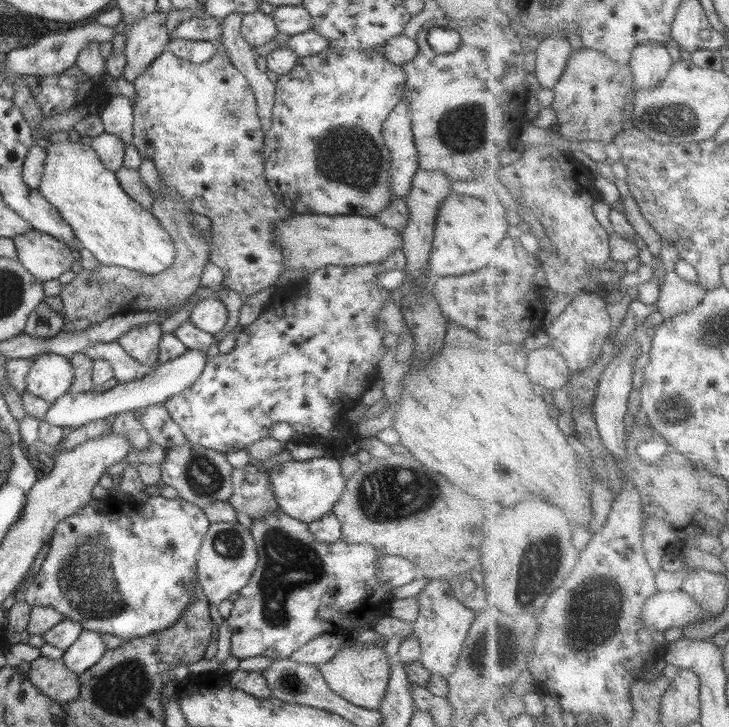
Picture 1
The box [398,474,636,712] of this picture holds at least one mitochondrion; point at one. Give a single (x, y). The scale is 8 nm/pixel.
(596, 610)

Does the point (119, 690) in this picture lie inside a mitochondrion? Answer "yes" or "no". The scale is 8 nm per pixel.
yes

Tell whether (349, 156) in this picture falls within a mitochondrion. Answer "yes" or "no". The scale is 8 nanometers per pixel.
yes

